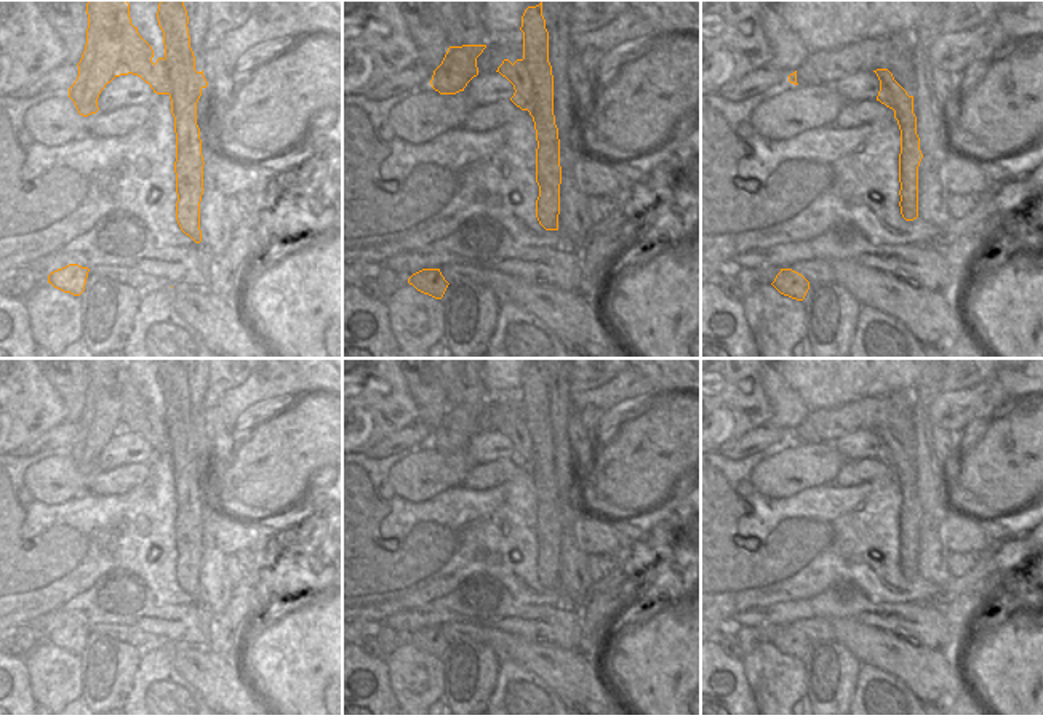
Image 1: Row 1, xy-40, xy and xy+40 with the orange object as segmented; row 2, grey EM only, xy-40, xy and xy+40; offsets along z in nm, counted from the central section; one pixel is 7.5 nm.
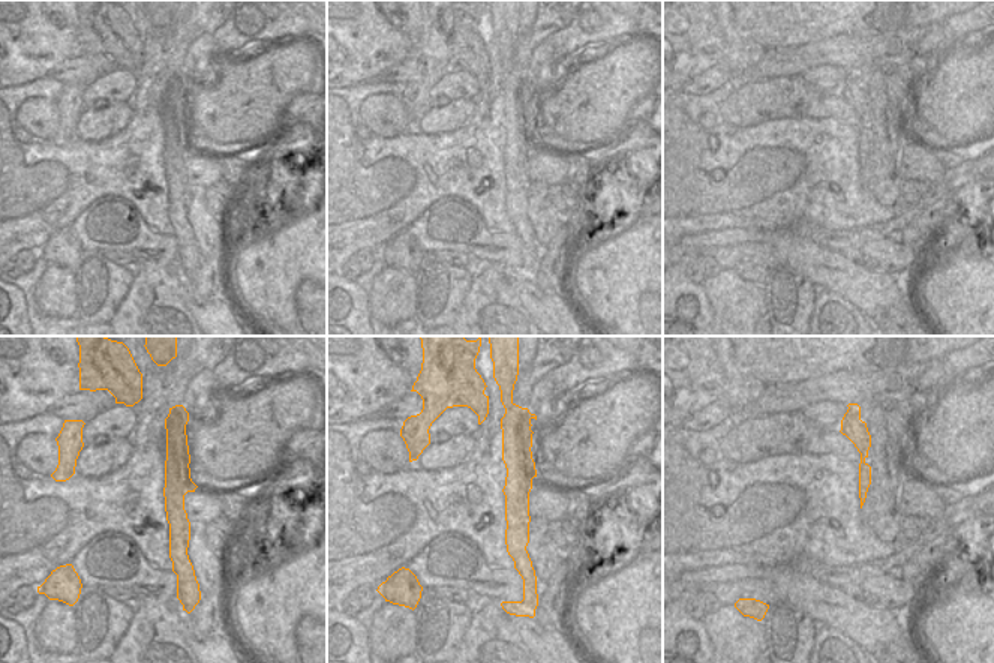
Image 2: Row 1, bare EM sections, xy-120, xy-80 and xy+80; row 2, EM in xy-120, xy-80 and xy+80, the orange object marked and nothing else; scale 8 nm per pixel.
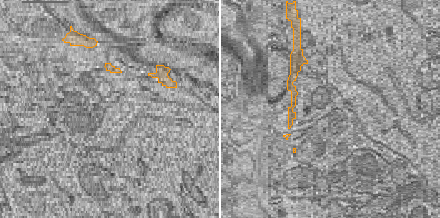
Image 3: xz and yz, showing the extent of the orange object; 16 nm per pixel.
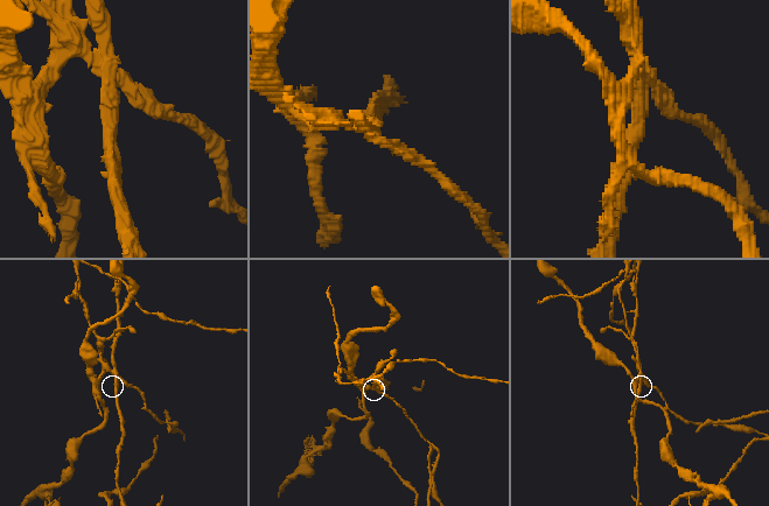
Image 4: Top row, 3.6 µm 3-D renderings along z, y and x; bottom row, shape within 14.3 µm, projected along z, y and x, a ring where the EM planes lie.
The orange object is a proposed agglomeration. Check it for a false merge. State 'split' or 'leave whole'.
split

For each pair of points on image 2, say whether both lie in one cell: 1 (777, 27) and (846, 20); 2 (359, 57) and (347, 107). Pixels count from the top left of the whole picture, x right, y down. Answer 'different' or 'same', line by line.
1: same
2: different

